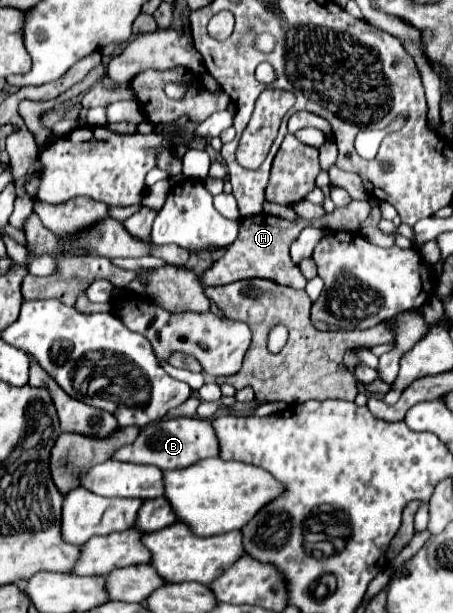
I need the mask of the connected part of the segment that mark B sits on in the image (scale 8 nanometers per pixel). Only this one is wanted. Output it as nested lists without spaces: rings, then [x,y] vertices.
[[[175,417],[175,419],[161,419],[143,427],[139,437],[131,445],[123,445],[113,453],[113,459],[135,465],[153,465],[165,471],[165,469],[181,469],[205,457],[217,457],[217,455],[219,455],[219,443],[209,421],[199,417]]]

